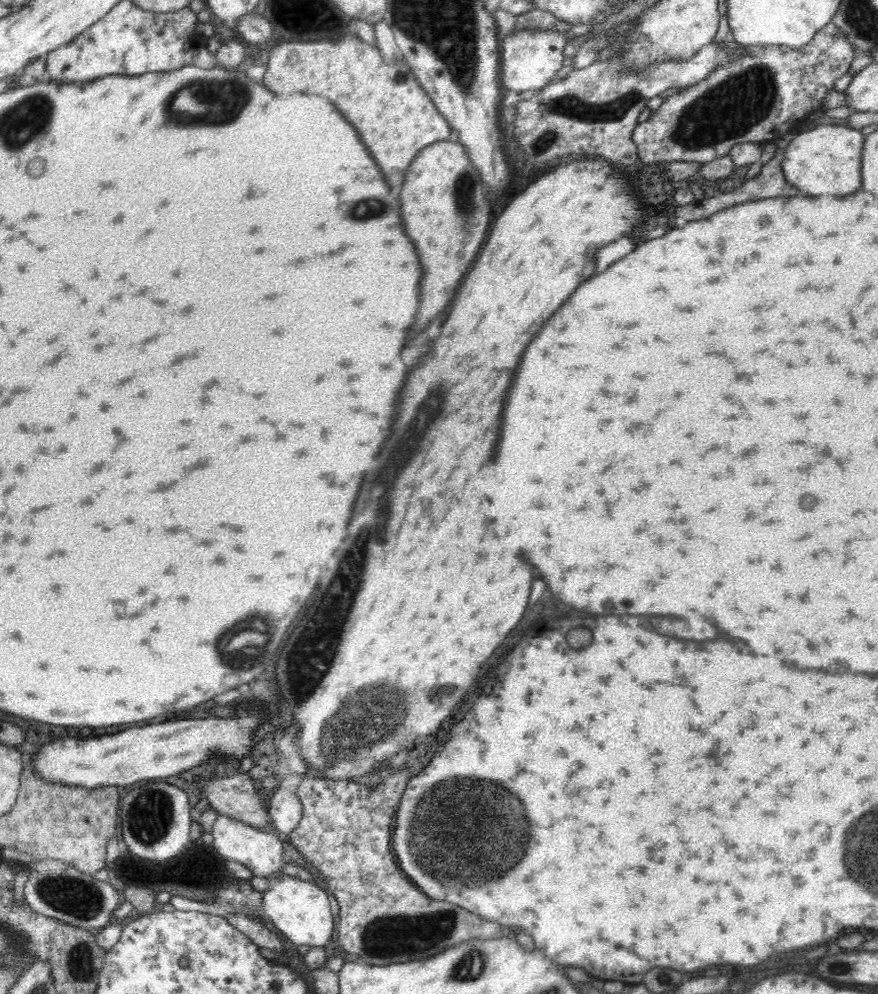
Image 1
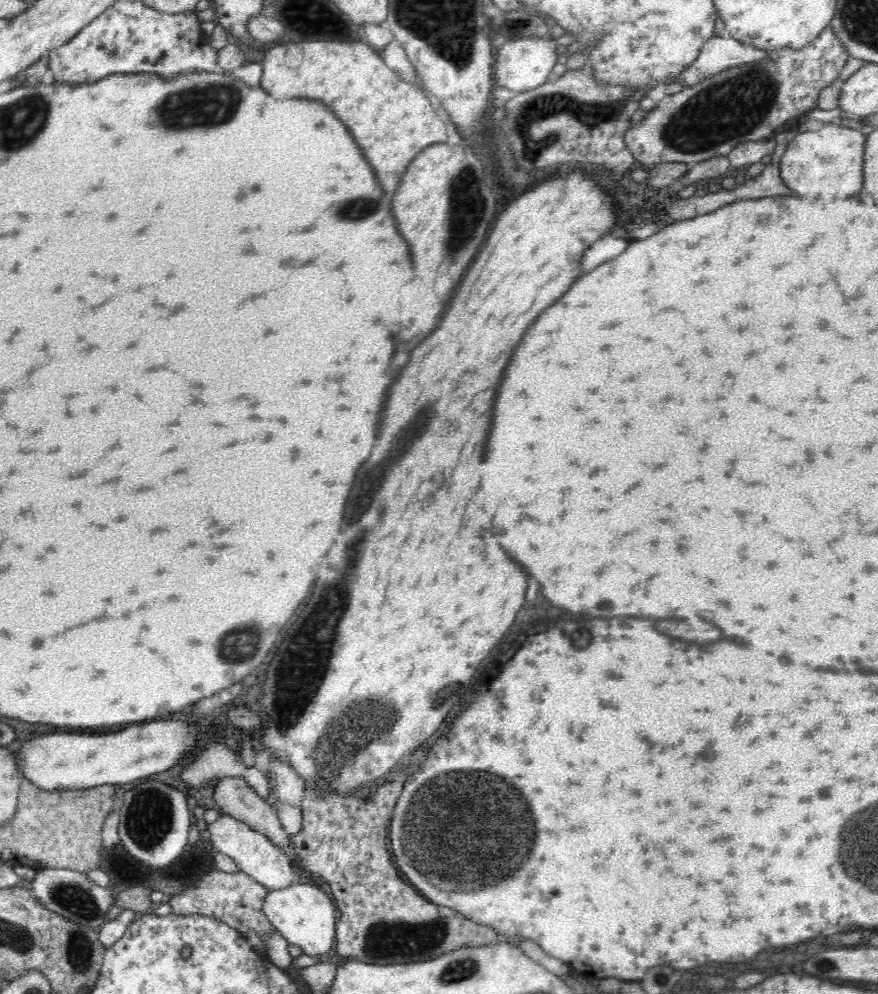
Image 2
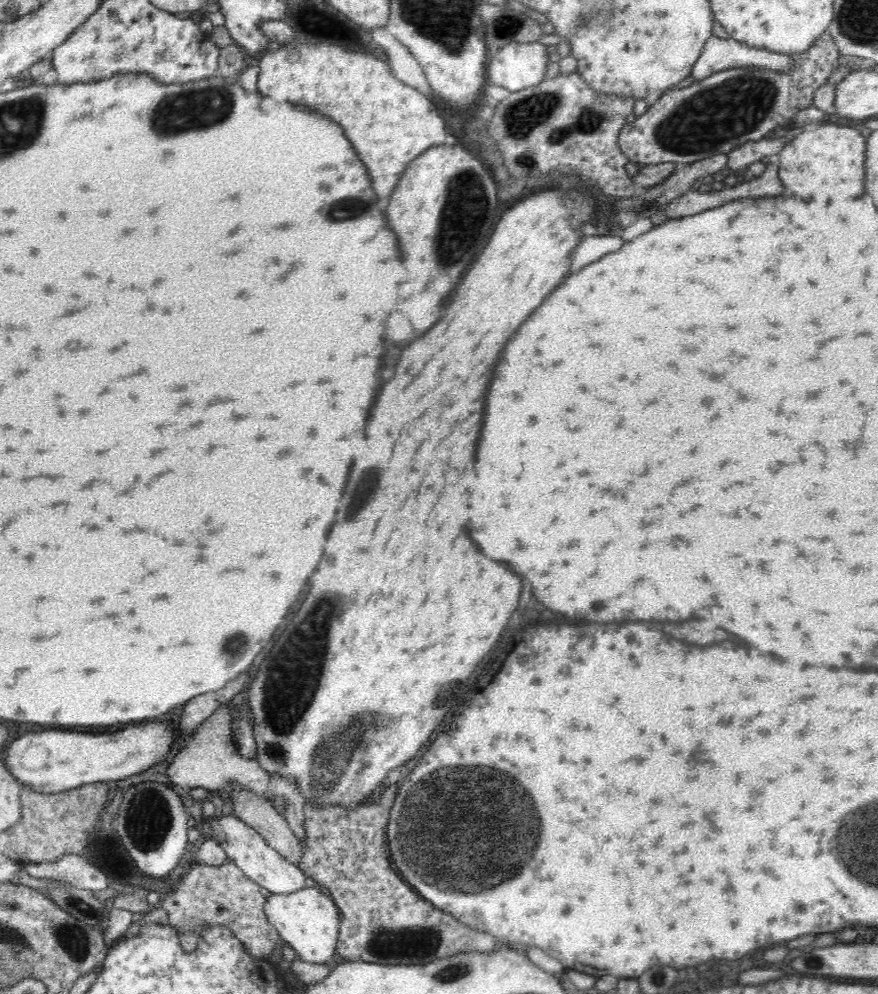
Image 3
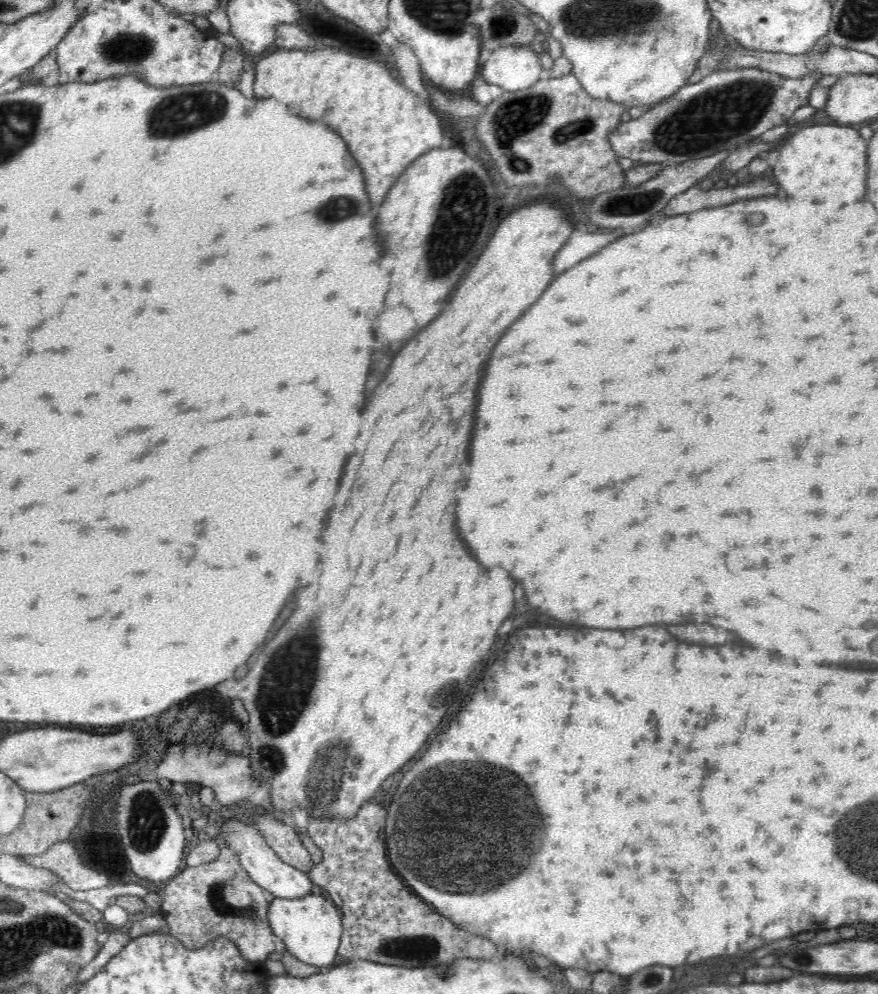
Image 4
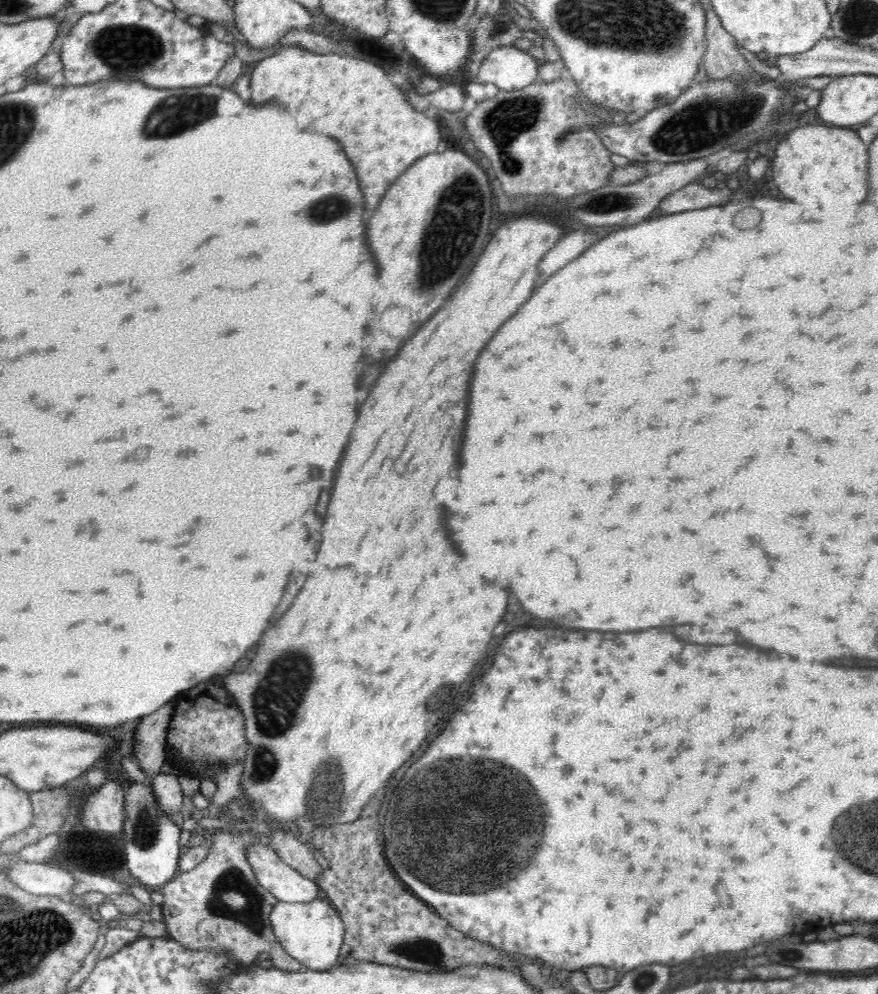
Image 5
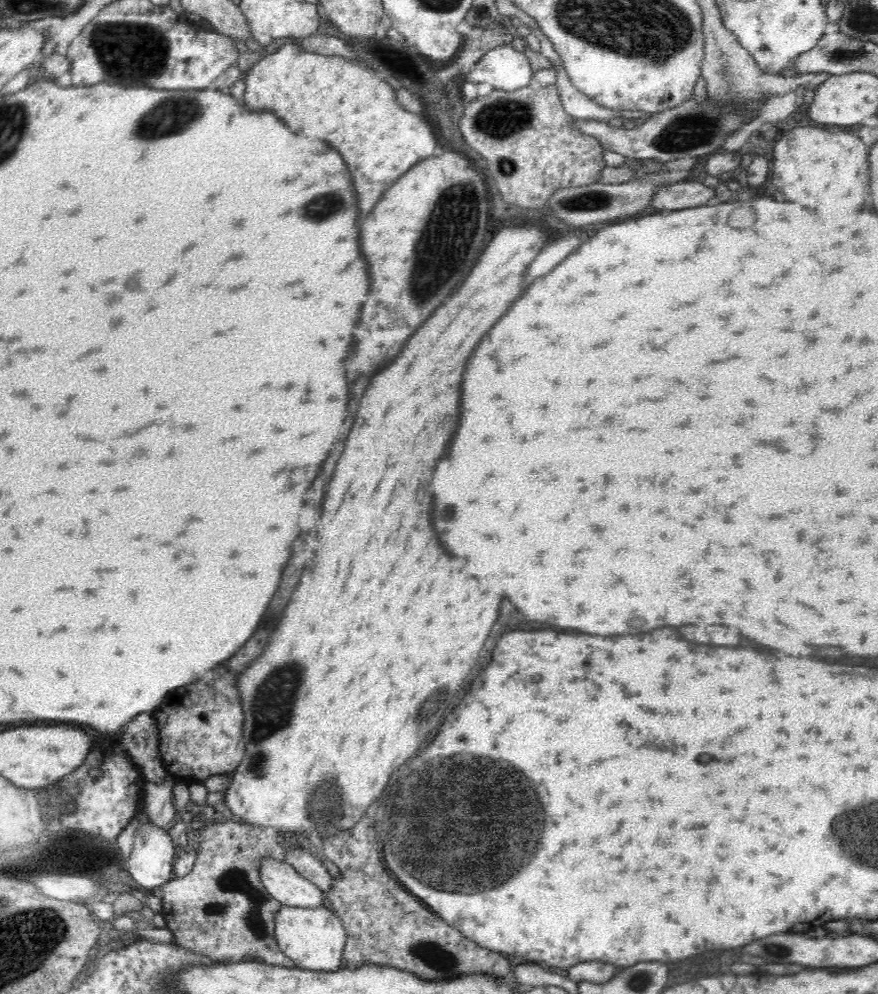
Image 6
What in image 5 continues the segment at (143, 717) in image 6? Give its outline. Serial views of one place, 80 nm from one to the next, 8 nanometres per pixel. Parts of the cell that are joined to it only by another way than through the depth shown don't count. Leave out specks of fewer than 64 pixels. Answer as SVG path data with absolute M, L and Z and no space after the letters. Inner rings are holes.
M166 704L160 710L144 716L134 732L134 760L143 772L162 772L166 761L166 733L172 720L172 706Z

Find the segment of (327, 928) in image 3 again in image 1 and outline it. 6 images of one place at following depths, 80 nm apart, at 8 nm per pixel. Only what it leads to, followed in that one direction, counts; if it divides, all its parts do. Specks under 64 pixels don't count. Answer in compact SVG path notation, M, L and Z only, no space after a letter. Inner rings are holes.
M283 875L272 880L262 896L262 910L289 942L295 945L306 944L310 948L323 948L332 940L336 921L330 911L328 893L315 882Z

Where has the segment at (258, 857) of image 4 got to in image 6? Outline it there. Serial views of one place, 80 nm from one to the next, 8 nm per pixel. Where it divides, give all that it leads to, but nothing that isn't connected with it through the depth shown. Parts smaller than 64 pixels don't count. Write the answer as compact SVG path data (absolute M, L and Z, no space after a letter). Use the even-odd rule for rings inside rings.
M263 859L260 862L260 880L270 896L284 906L318 908L324 904L323 892L284 861Z

